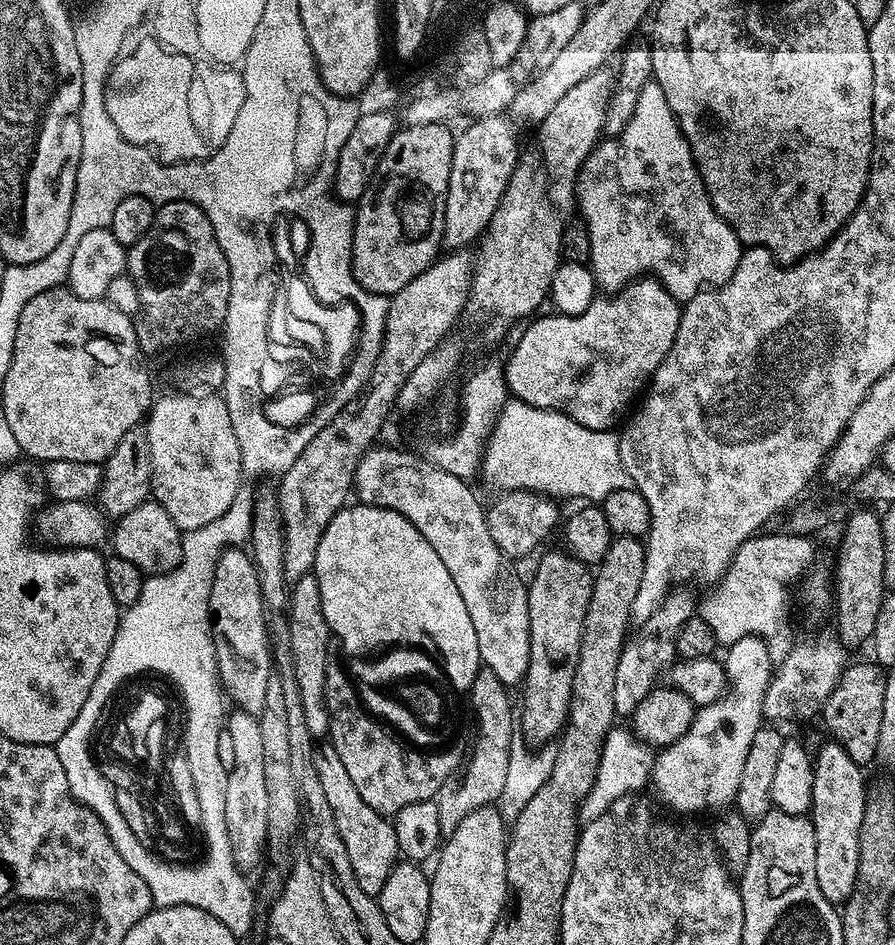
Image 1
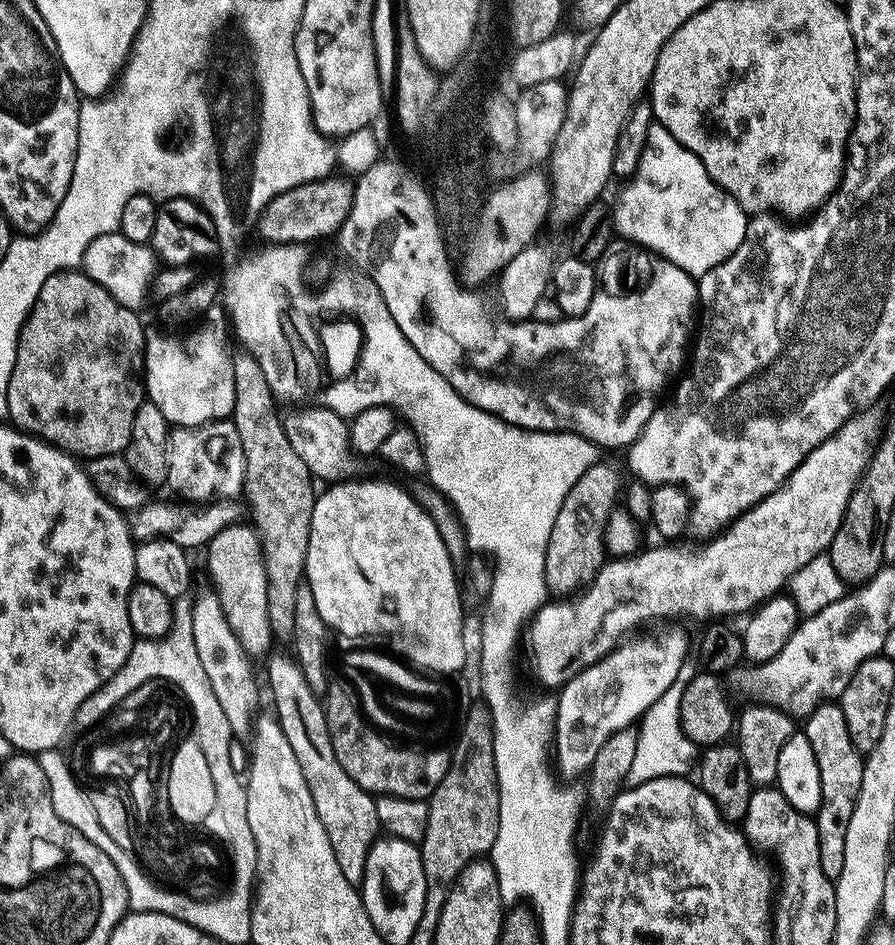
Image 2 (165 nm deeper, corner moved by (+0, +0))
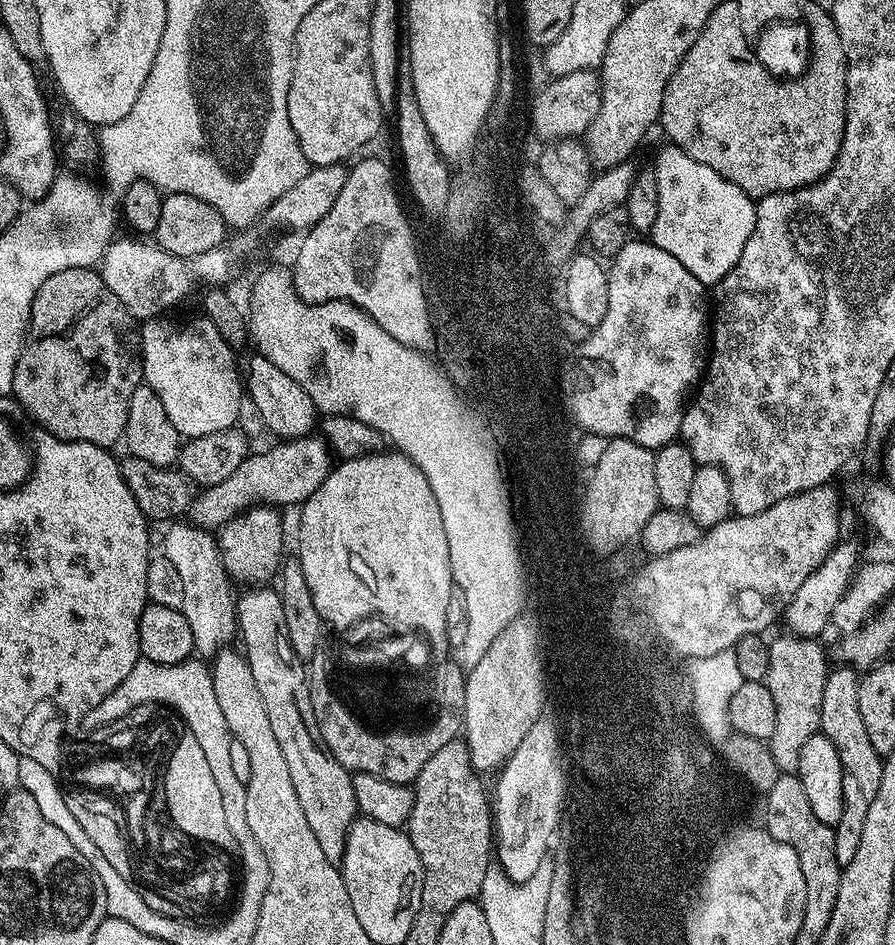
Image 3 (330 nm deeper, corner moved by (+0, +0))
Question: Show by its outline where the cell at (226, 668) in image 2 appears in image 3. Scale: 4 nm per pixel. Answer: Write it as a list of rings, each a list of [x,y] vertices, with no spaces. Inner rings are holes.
[[[172,522],[164,532],[163,556],[178,569],[182,581],[182,606],[190,622],[190,634],[194,634],[194,649],[201,657],[211,658],[221,646],[237,635],[236,596],[228,571],[220,557],[217,537],[209,529],[197,528],[191,522]]]

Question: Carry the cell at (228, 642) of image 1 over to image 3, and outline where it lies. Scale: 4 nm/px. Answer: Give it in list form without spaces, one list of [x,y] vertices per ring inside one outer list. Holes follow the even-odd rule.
[[[257,506],[240,512],[229,523],[219,529],[218,543],[224,569],[233,581],[268,582],[277,575],[285,559],[284,520],[272,506]]]

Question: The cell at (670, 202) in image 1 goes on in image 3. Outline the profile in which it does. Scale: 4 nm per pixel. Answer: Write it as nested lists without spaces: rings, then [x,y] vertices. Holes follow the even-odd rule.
[[[667,146],[656,156],[658,218],[650,233],[652,243],[674,254],[698,282],[715,286],[742,258],[746,238],[754,230],[757,201],[710,166],[694,162],[681,148]]]

